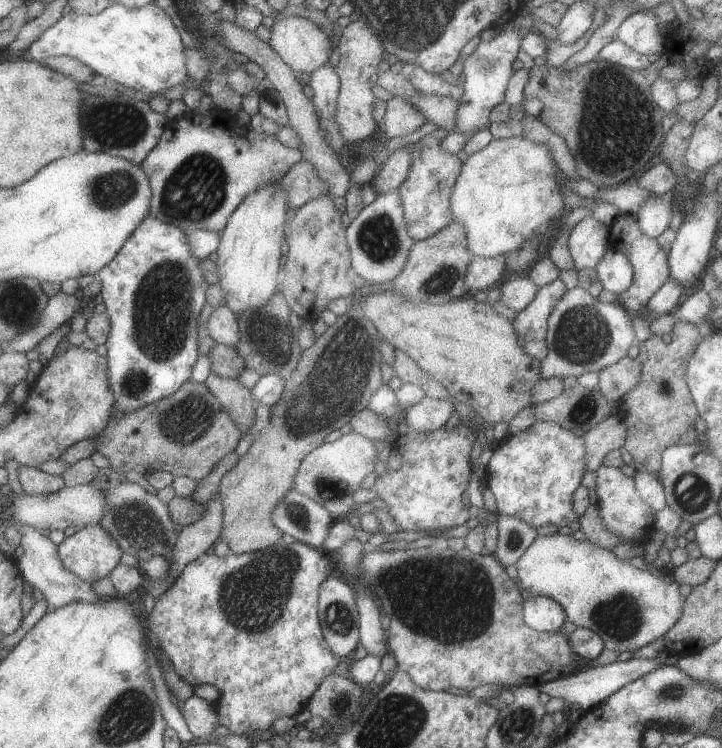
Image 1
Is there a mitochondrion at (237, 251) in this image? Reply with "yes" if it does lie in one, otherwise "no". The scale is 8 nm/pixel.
no

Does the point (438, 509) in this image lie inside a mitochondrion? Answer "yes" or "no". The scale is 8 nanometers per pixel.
no

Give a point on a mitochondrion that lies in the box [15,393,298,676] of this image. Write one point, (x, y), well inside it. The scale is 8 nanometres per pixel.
(147, 532)

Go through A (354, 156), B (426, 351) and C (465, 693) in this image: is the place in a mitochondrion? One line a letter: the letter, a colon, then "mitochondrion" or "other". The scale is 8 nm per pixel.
A: other
B: other
C: other

